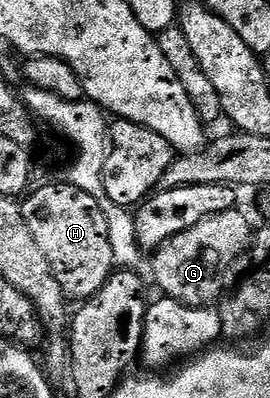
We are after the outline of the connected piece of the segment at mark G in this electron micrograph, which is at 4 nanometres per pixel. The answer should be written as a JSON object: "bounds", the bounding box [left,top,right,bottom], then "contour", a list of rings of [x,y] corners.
{"bounds":[152,208,254,306],"contour":[[[235,208],[210,215],[155,250],[152,273],[165,296],[186,305],[211,306],[237,284],[236,263],[251,248],[254,236],[254,225],[240,212]]]}

